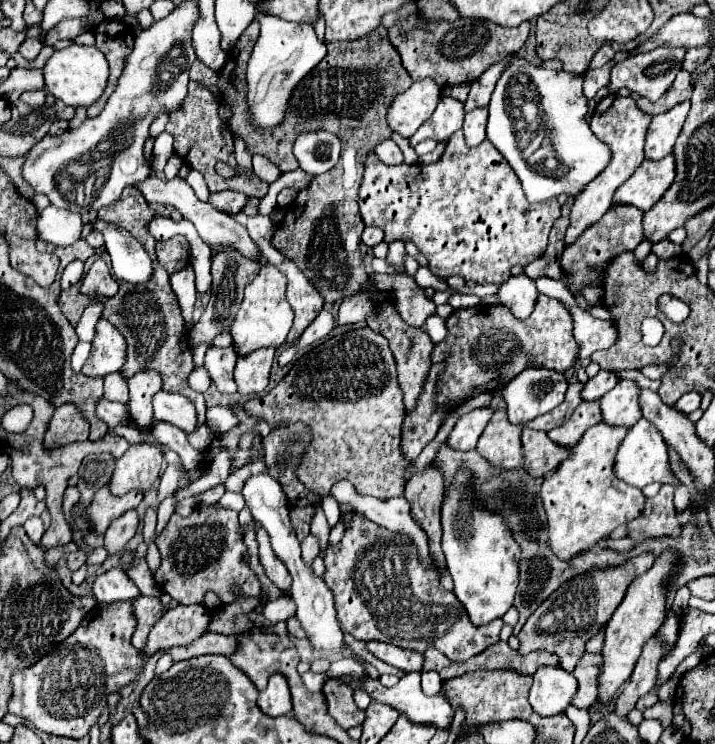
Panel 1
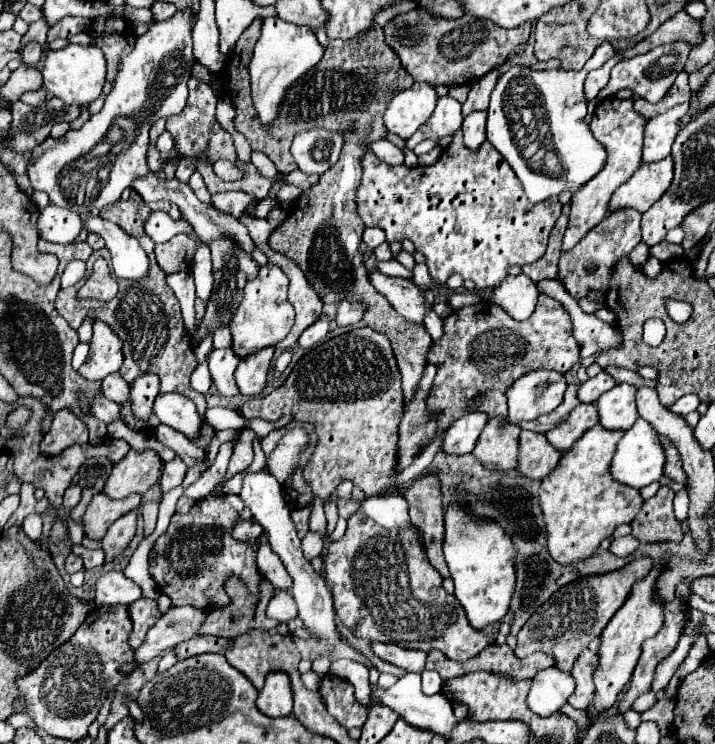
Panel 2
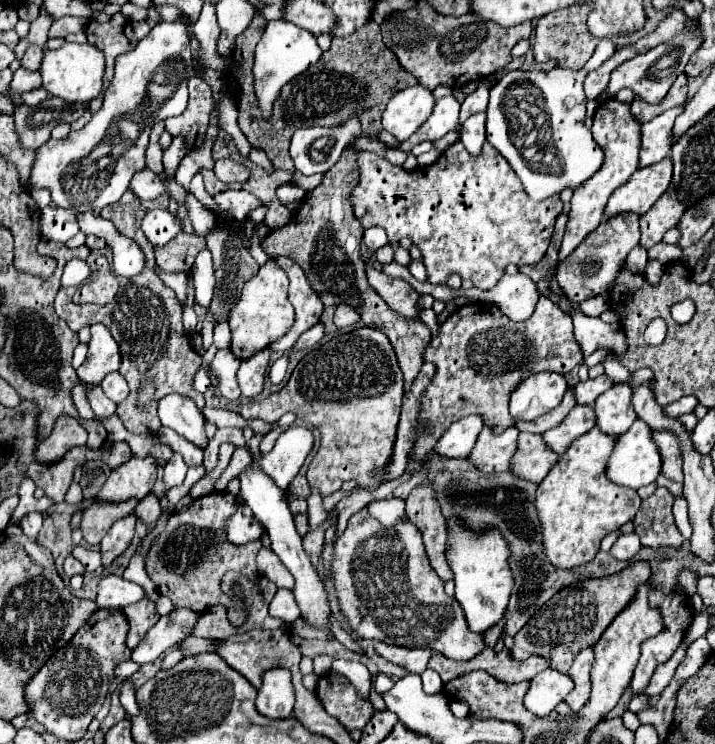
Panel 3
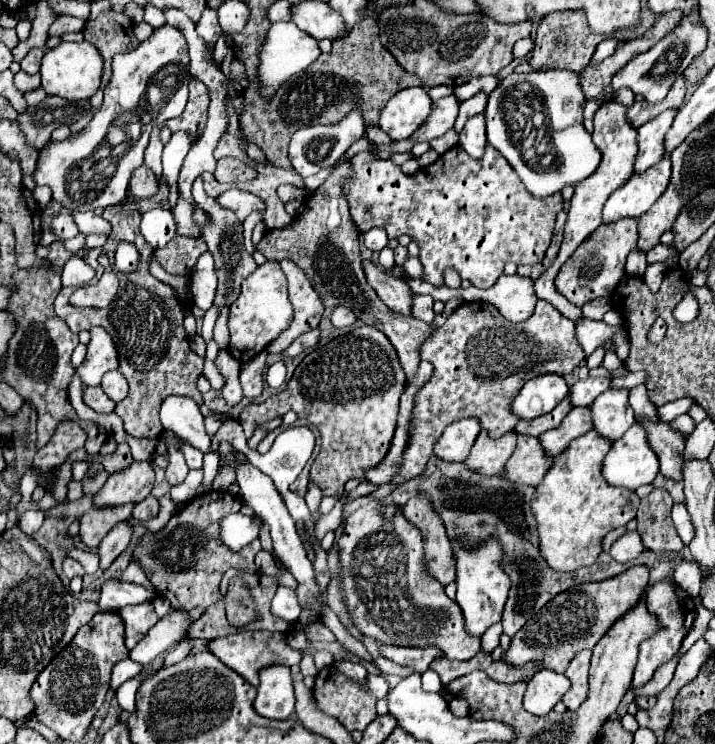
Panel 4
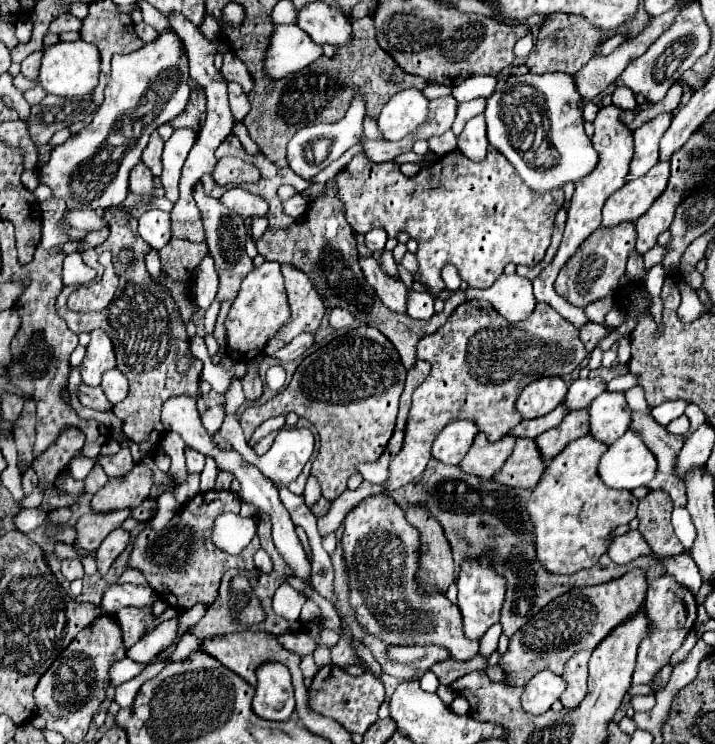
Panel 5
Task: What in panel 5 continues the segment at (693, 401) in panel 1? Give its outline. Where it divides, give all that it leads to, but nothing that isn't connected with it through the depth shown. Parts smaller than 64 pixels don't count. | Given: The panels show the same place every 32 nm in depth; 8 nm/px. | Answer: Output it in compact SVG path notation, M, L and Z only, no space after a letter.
M686 400L664 402L664 404L656 406L656 408L652 408L652 418L654 418L656 422L660 422L662 426L666 426L666 424L670 424L672 420L676 420L678 416L682 416L684 410L688 408L688 404L690 404L690 402L686 402Z

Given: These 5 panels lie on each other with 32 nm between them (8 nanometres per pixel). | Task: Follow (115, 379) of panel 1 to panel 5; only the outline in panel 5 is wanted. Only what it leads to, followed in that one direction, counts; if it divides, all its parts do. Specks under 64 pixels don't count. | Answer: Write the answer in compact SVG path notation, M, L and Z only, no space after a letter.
M108 370L102 376L102 390L108 396L108 400L112 404L118 404L120 400L124 400L124 396L128 394L128 380L124 378L124 374L120 374L118 370Z

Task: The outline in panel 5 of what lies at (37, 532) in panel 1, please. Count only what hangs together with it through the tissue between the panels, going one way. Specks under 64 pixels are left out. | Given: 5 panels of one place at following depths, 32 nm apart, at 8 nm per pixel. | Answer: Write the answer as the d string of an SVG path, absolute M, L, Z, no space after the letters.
M40 508L20 510L20 512L16 514L16 522L14 522L14 526L16 526L20 532L28 534L28 532L32 532L32 530L40 528L40 526L42 526L42 522L44 522L44 518L46 518L46 512L44 512L44 510L40 510Z

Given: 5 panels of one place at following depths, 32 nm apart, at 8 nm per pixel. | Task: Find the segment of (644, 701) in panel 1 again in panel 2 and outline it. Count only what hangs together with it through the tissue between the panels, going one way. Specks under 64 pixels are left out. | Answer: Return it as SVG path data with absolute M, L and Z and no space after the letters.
M649 691L646 694L639 696L632 705L632 709L637 712L644 712L647 709L651 708L656 702L656 695L654 692Z

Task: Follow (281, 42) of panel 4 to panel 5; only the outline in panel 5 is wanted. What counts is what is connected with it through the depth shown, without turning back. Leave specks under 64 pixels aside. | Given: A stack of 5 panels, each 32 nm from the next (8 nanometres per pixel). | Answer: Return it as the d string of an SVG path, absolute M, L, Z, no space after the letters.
M276 24L264 52L264 74L270 82L276 82L310 66L320 56L322 48L312 44L312 38L296 24Z

